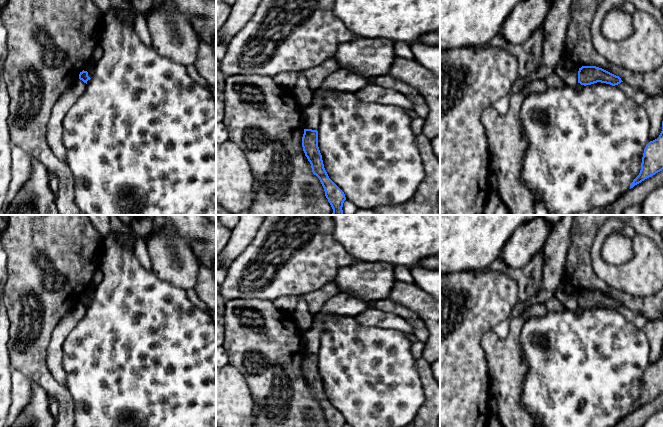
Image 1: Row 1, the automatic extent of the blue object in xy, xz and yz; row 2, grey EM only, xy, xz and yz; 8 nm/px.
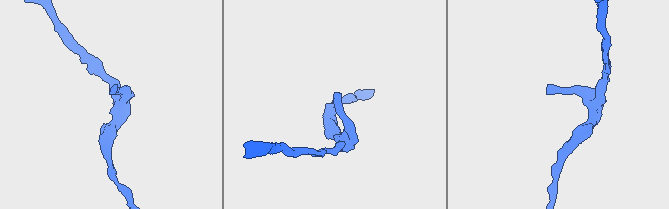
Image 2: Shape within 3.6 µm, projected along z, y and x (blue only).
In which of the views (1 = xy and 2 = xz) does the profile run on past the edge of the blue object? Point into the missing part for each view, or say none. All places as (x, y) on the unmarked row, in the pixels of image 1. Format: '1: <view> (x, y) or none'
1: none
2: none

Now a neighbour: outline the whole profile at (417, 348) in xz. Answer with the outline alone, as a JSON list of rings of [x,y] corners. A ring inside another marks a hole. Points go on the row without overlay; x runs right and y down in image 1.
[[[416,341],[413,342],[412,347],[411,347],[411,354],[415,359],[420,359],[422,358],[423,350],[425,347],[425,343],[421,341]]]

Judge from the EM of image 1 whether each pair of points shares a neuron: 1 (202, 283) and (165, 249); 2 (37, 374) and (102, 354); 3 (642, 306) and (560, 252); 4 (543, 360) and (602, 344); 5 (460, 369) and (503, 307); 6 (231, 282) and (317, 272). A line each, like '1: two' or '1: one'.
1: one
2: two
3: two
4: one
5: one
6: one

